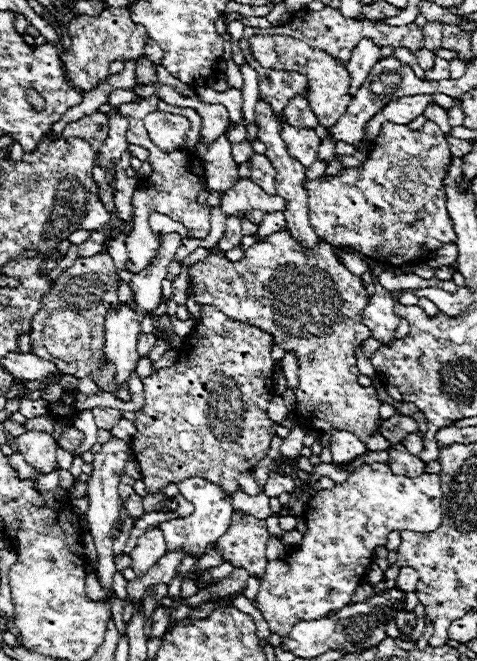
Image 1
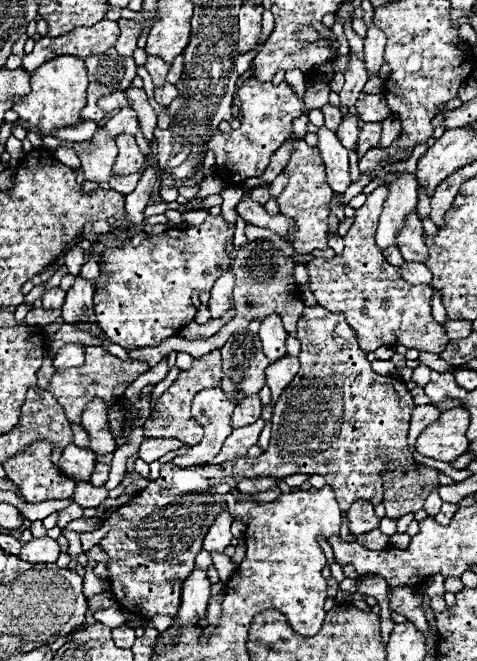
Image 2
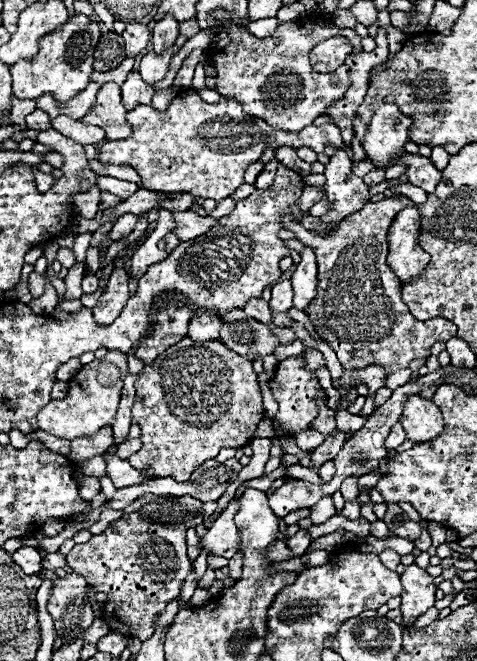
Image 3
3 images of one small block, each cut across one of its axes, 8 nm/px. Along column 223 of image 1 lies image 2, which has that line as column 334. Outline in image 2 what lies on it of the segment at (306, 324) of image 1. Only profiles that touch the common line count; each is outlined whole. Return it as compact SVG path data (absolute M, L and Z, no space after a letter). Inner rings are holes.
M382 185L367 195L366 204L356 210L354 224L350 226L348 234L344 236L344 252L334 258L314 258L308 262L308 276L310 276L310 290L314 292L320 306L328 308L330 312L344 312L348 324L356 332L360 348L364 352L374 352L378 346L398 346L404 344L406 348L418 348L420 352L434 352L440 354L444 344L448 344L448 336L444 326L440 326L432 316L432 288L426 284L408 284L400 276L400 268L388 264L382 252L376 248L374 236L378 218L382 214L383 204L388 196L388 187Z

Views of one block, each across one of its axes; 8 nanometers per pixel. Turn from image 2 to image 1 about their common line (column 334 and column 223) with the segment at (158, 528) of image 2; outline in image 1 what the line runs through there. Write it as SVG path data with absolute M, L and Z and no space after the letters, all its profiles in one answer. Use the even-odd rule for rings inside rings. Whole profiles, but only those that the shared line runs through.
M204 306L202 308L202 320L182 340L182 346L178 350L178 364L174 364L170 368L160 368L160 370L152 372L150 376L146 376L142 380L142 384L144 384L144 406L142 406L140 412L136 412L136 422L134 422L136 424L136 434L130 438L128 444L130 444L130 450L132 450L132 458L142 468L142 478L144 478L144 484L146 484L148 492L158 492L160 488L166 488L168 484L178 484L180 480L186 480L188 476L200 476L200 478L224 488L224 492L230 494L230 496L240 490L238 476L242 472L250 472L266 456L266 452L270 448L272 420L268 418L268 402L274 398L272 376L274 376L274 366L276 366L276 362L270 358L270 354L272 354L272 336L270 334L262 332L256 326L230 320L226 314L222 314L214 306Z

